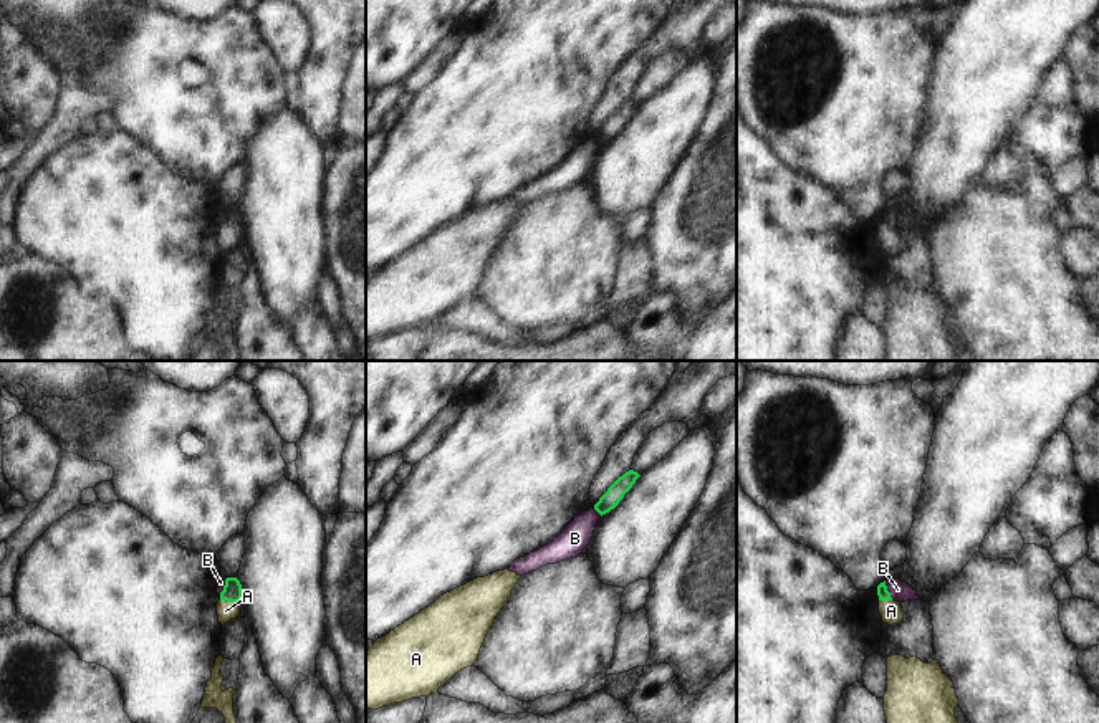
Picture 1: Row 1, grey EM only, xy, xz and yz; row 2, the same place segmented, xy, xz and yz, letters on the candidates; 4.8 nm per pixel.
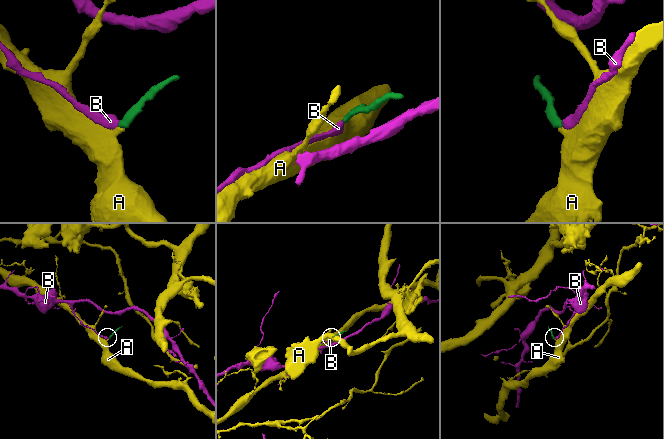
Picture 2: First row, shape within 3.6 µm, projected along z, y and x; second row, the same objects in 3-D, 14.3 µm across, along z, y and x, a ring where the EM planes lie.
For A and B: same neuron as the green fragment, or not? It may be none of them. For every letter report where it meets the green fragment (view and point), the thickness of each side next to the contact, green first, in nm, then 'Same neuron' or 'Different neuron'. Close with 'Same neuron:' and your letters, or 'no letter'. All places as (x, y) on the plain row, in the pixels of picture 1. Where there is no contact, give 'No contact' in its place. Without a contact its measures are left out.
A: Touches green at xy (230, 230). Thickness 100 nm (green) against 90 nm. Same neuron
B: Touches green at yz (887, 220). Thickness 60 nm (green) against 100 nm. Different neuron
Same neuron: A.

